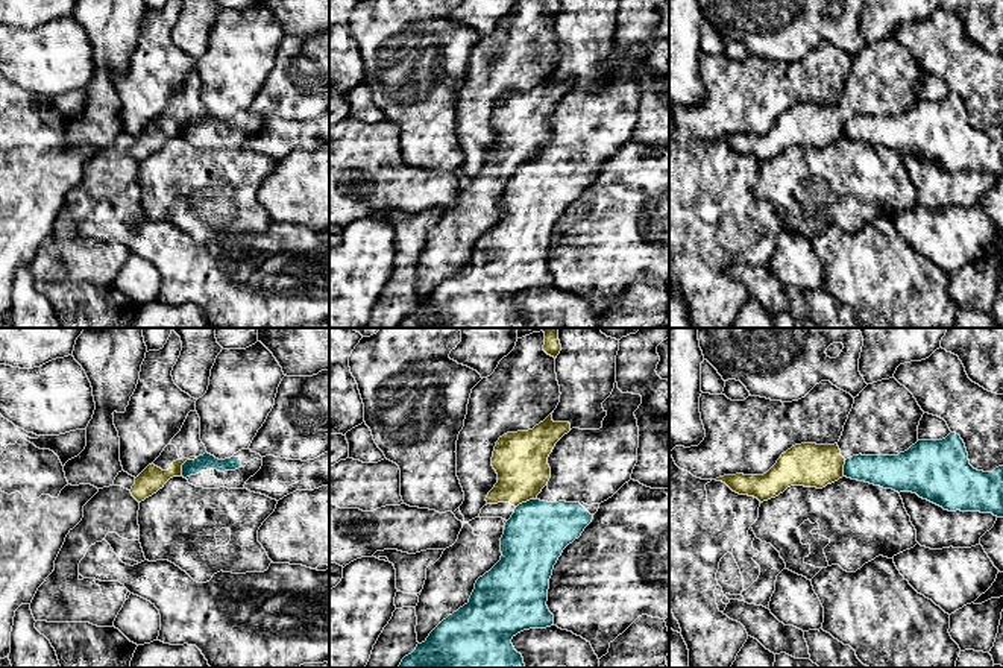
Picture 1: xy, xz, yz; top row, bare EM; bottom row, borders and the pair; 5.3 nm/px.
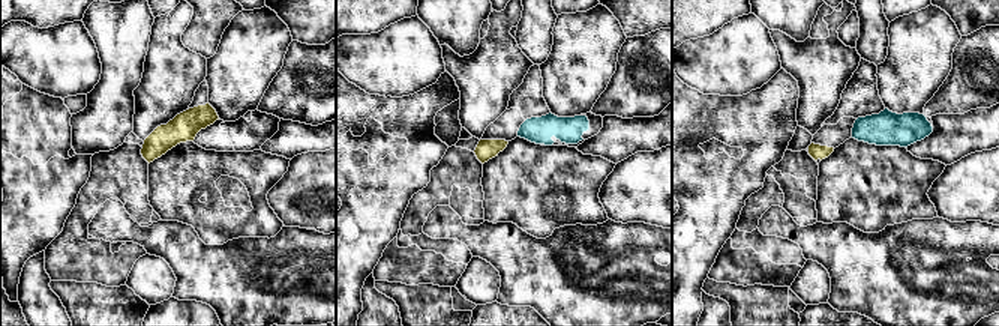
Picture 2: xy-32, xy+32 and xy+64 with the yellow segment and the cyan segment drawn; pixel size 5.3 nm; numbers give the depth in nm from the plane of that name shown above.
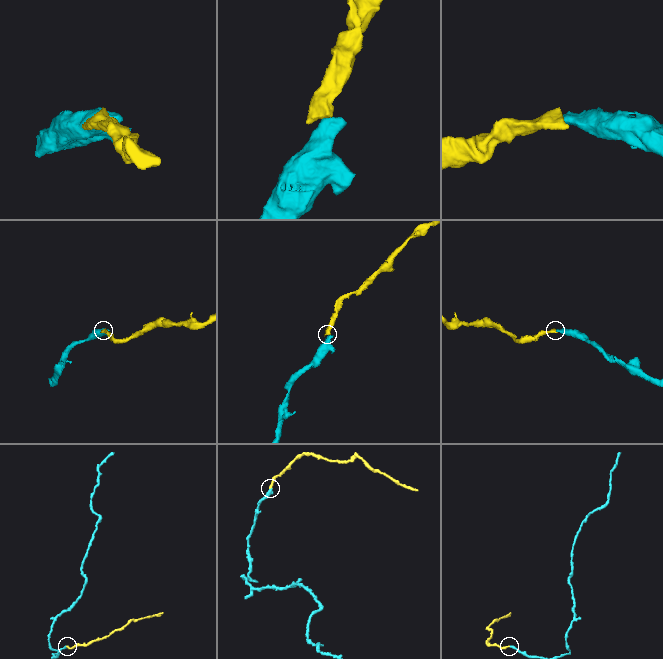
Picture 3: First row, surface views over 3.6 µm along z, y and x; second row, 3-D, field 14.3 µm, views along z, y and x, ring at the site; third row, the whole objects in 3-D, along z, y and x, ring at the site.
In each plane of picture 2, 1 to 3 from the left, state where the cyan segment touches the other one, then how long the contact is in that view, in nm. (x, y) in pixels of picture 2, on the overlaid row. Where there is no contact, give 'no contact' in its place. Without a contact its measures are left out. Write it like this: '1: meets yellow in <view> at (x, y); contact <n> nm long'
1: no contact
2: no contact
3: no contact

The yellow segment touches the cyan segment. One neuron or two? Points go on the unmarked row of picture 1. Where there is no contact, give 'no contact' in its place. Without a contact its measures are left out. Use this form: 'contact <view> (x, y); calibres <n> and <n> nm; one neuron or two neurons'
contact xy (184, 122); calibres 140 and 80 nm; two neurons

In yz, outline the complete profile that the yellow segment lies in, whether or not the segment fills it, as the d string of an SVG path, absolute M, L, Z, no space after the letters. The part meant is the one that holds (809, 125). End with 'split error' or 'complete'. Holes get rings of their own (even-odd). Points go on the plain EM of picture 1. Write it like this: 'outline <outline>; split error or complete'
outline M895 38L882 39L868 44L856 58L848 79L844 85L842 96L835 105L801 103L795 105L777 120L777 123L763 135L724 135L716 141L725 143L733 152L757 158L760 162L778 156L791 146L804 146L822 149L844 137L845 120L853 115L898 115L918 102L918 85L924 71L913 55Z; split error

